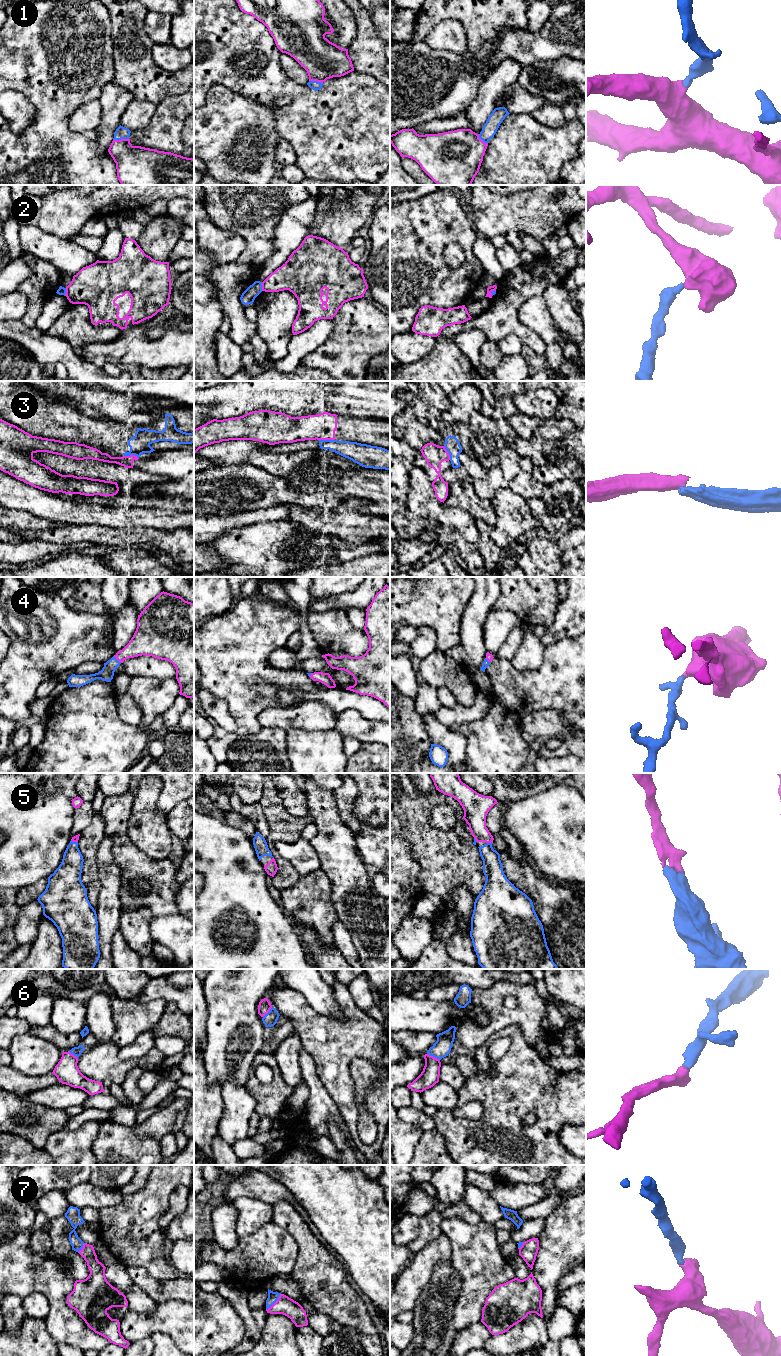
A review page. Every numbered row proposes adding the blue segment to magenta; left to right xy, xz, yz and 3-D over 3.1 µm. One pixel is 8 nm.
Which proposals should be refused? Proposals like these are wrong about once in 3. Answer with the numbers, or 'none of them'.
2, 3

